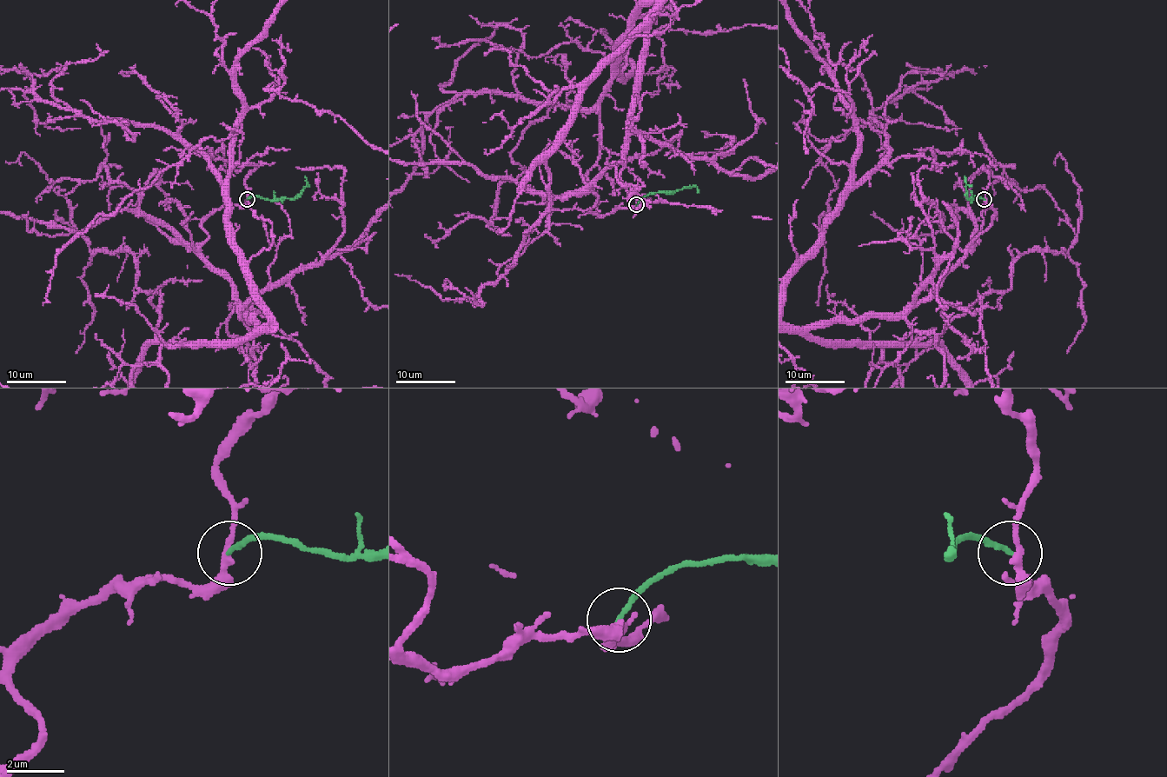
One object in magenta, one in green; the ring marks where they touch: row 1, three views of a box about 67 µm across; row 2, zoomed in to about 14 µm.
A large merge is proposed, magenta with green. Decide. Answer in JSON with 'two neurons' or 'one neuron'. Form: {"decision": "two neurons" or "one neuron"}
{"decision": "one neuron"}

